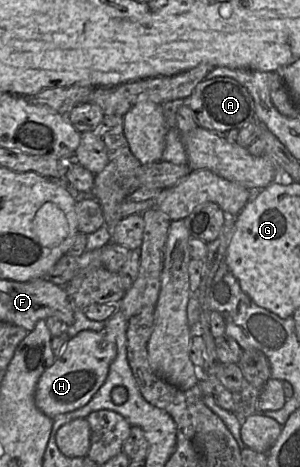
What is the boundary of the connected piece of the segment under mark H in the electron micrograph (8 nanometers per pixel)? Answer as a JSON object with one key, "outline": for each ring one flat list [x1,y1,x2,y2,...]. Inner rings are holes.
{"outline":[[83,330,71,337,60,356,47,368,36,386,35,405,54,419,59,414,76,410,89,402,105,382,111,362,117,355,117,346,103,331]]}

